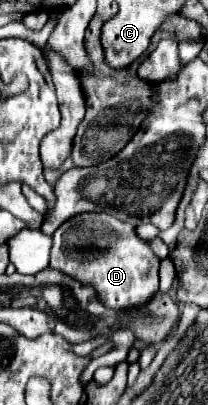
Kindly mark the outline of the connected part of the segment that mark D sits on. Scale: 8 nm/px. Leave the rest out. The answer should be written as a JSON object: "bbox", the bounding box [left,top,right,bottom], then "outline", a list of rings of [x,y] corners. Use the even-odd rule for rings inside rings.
{"bbox":[48,214,160,312],"outline":[[[86,214],[86,218],[84,216],[74,218],[74,222],[76,220],[86,222],[86,228],[102,230],[102,234],[112,232],[116,236],[116,240],[108,248],[104,248],[104,254],[96,254],[92,258],[74,258],[74,256],[68,256],[64,252],[64,244],[60,240],[54,240],[54,244],[58,244],[58,246],[54,246],[56,252],[52,254],[48,266],[52,270],[68,274],[70,278],[74,278],[76,282],[80,282],[84,286],[94,288],[96,298],[106,308],[112,308],[116,312],[126,312],[126,310],[144,306],[158,292],[158,266],[160,266],[160,260],[152,254],[150,246],[134,234],[132,224],[122,222],[118,218],[116,220],[110,220],[110,218],[112,216],[108,216],[108,214]]]}

